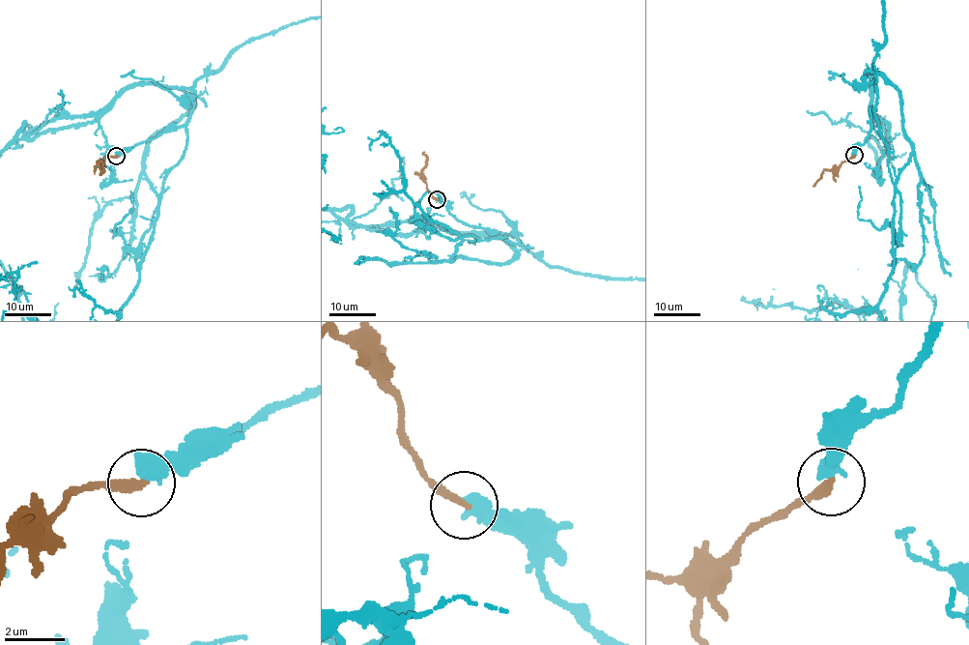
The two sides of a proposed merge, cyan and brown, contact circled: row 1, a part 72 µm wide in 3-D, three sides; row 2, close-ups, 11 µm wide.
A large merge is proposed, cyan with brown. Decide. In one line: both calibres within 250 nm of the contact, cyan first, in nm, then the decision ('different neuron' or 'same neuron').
calibres 600 and 280 nm; same neuron

